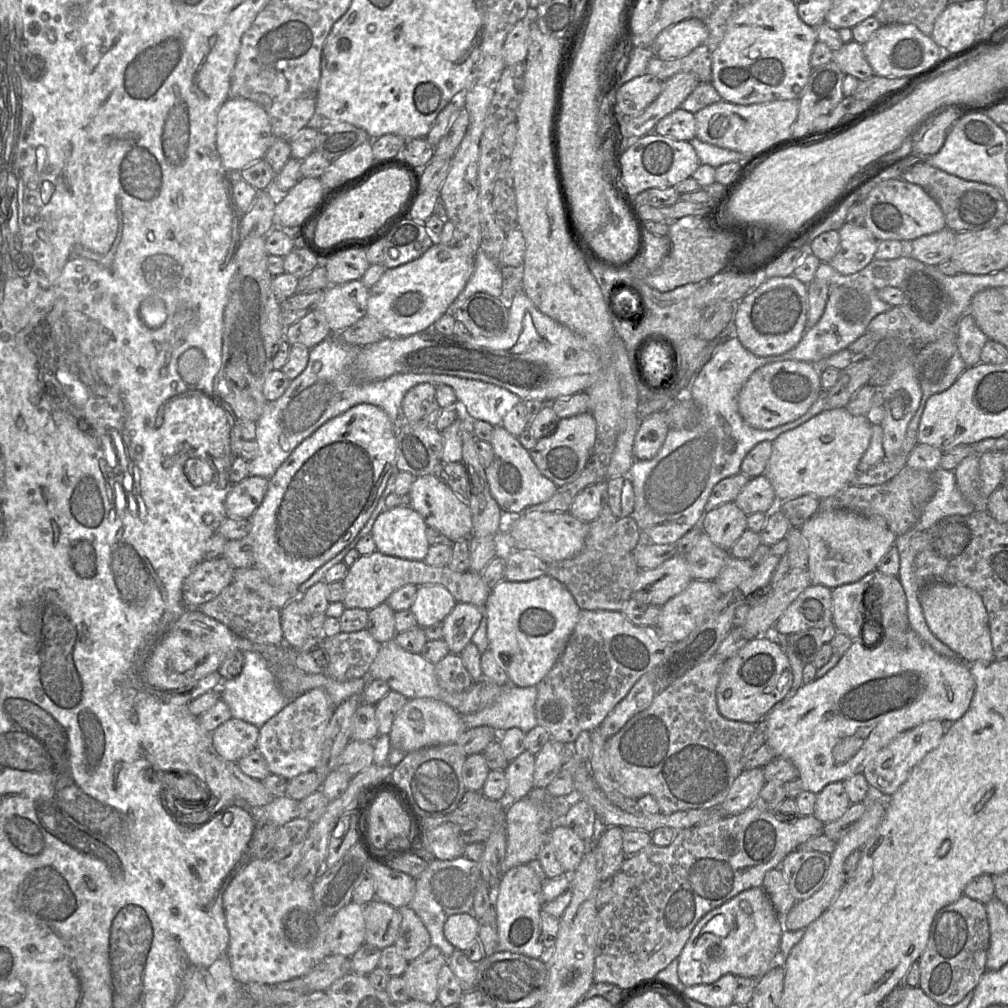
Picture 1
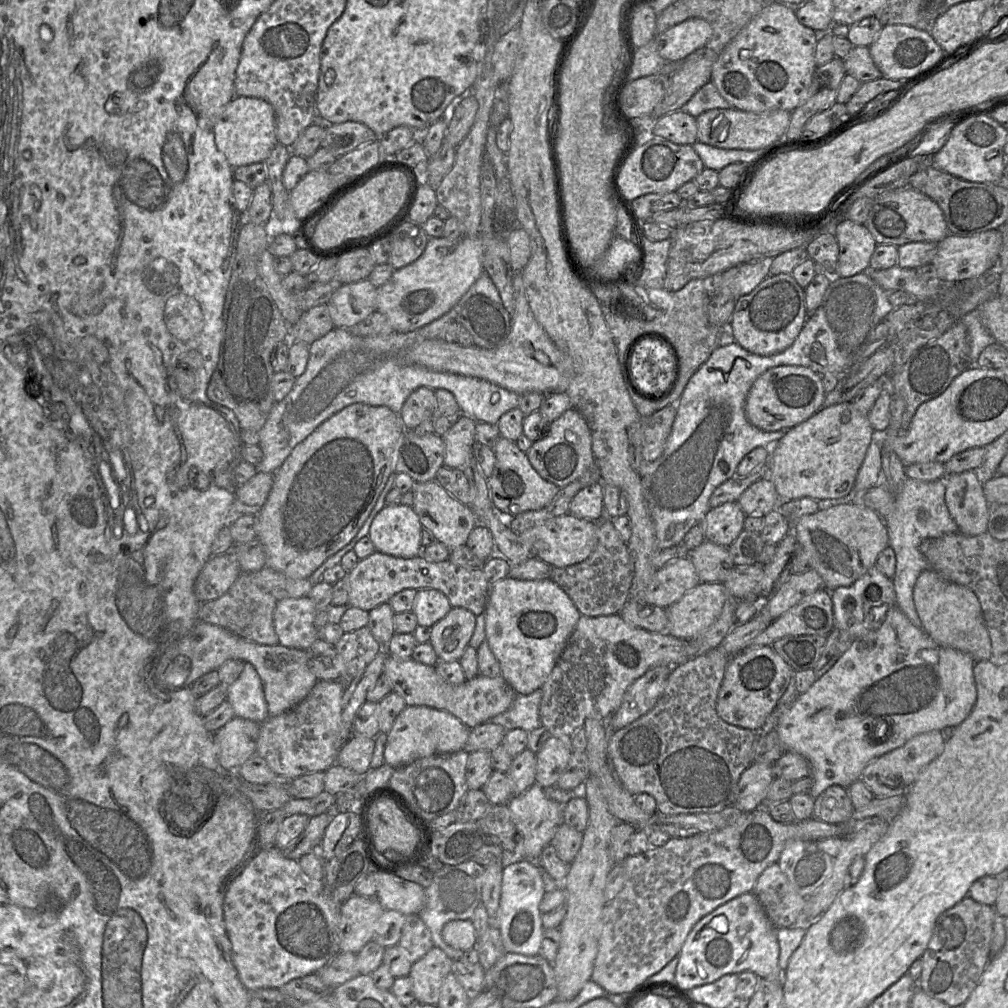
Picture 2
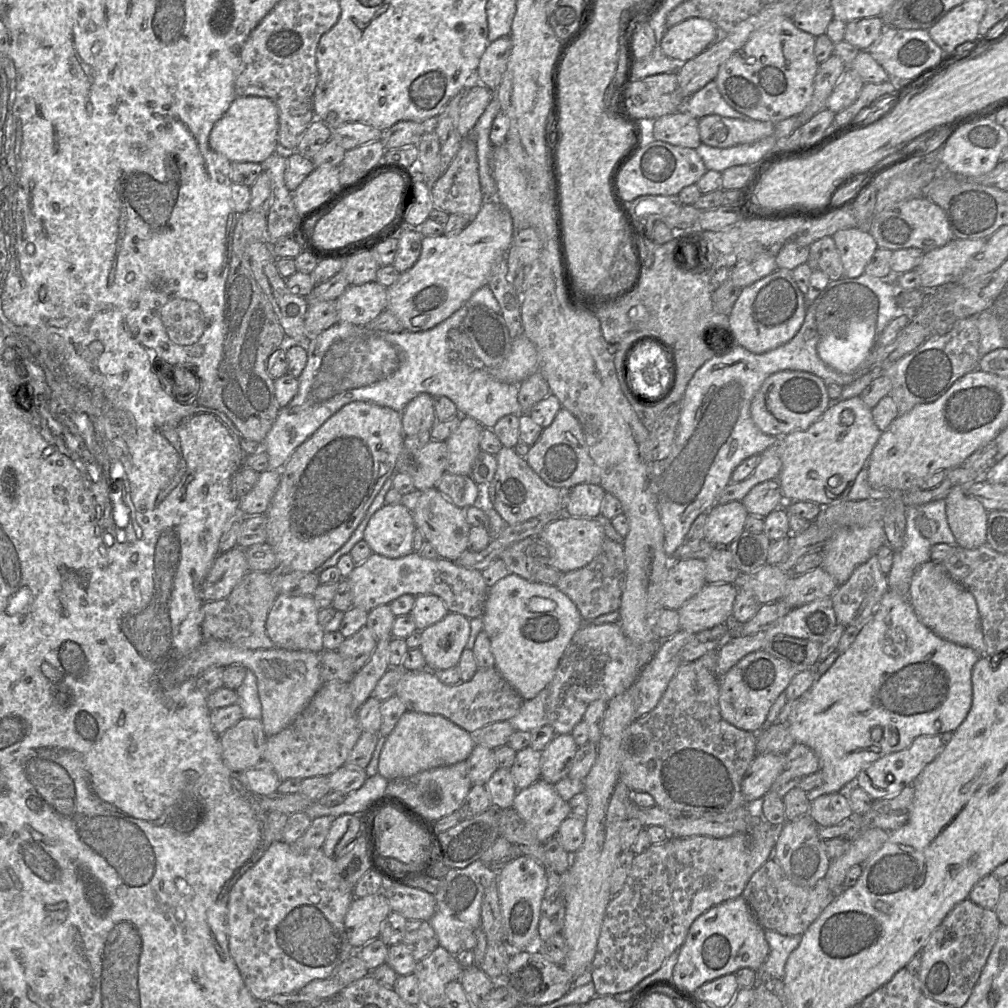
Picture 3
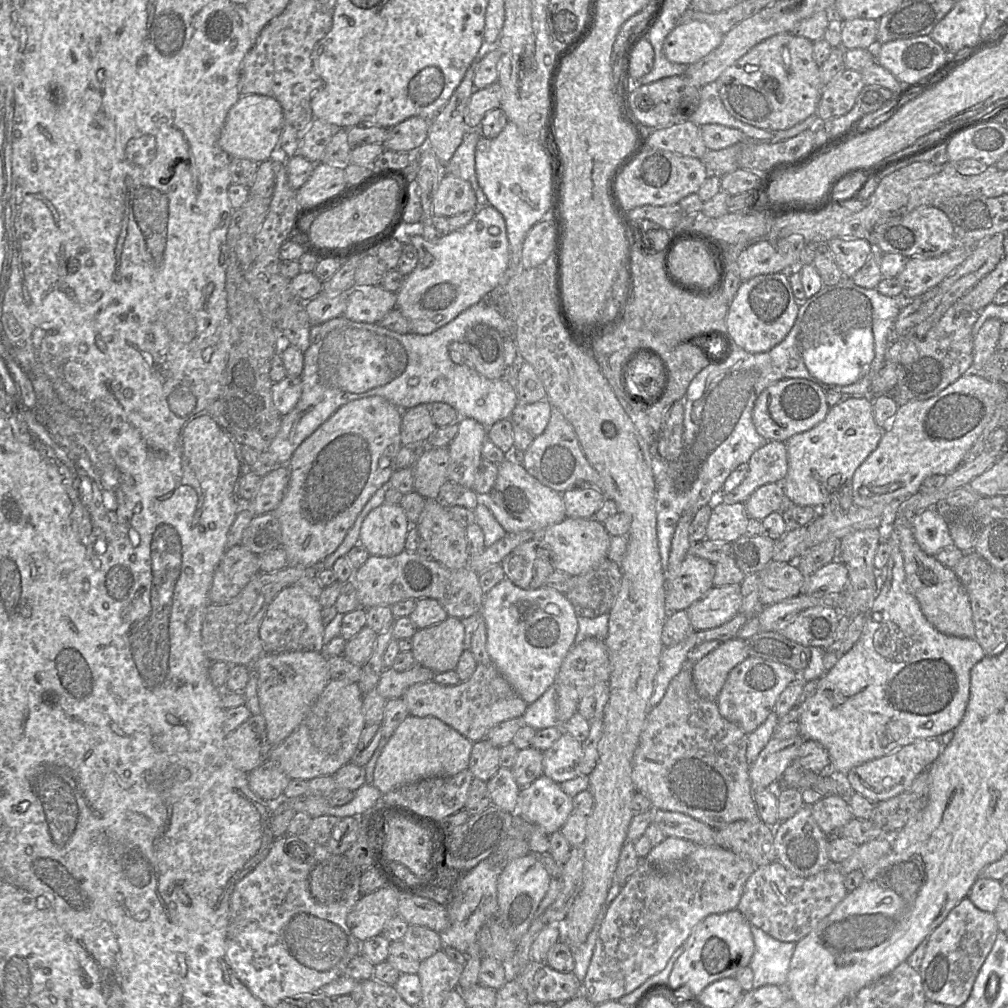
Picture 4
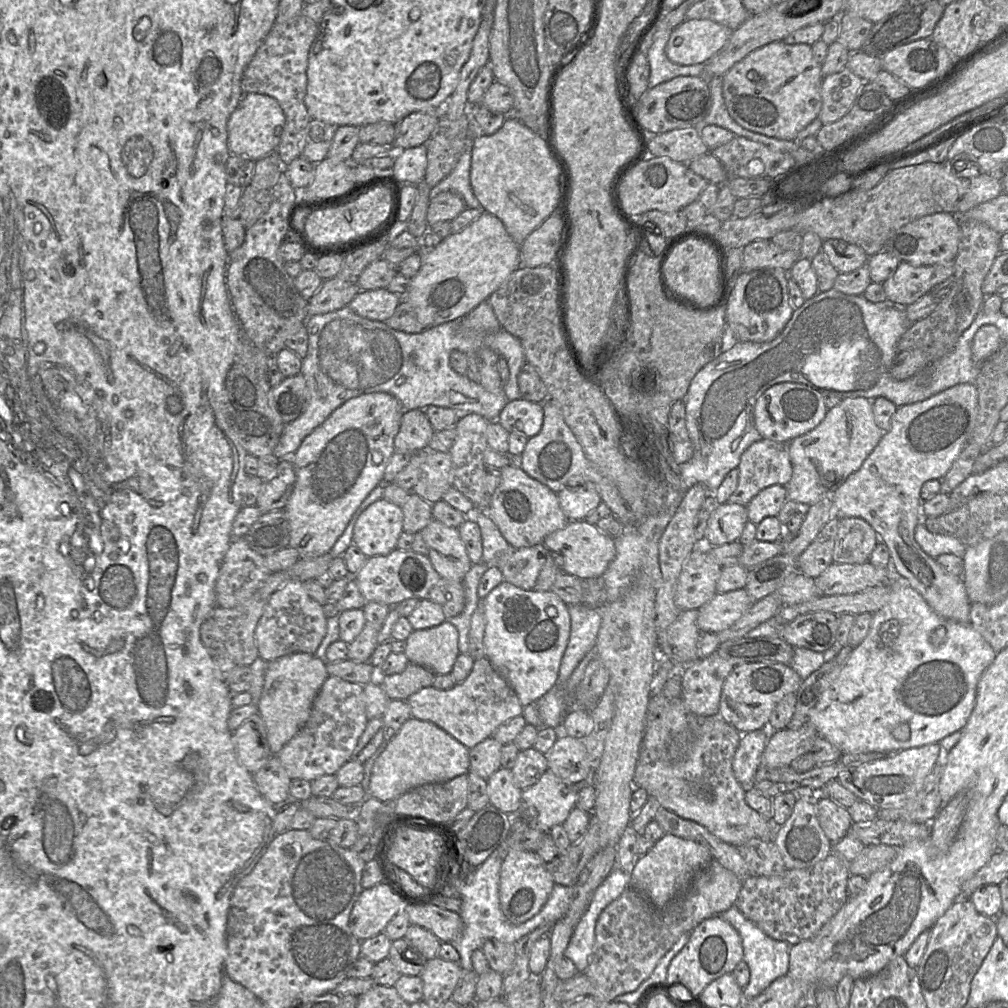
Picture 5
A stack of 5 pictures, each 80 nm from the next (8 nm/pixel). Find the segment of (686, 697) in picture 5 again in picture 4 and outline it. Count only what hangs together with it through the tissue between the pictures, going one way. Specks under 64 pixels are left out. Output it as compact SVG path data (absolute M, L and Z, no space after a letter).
M735 637L722 642L702 659L691 663L693 682L699 696L706 700L717 700L730 671L746 657L746 639Z

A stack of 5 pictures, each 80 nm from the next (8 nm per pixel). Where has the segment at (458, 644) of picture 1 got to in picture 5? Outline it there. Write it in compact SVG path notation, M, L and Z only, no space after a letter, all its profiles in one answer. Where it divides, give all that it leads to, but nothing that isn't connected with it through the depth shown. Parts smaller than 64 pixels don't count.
M449 621L433 628L414 630L406 639L404 654L410 664L426 667L435 675L450 674L460 654L458 635Z

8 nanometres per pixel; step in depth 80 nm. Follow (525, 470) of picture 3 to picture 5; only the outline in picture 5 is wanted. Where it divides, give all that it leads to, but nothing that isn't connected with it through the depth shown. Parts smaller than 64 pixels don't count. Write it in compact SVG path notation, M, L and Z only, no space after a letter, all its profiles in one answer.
M511 465L501 469L501 482L490 497L487 514L513 549L543 543L549 534L569 523L560 507L558 494L530 477L522 468Z

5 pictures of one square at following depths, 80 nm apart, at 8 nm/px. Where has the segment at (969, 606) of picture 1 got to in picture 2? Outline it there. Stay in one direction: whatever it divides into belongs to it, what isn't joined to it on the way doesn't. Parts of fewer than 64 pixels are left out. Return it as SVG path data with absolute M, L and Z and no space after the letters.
M928 567L916 580L913 600L923 630L936 643L967 653L976 661L989 660L992 655L989 633L979 599L971 589L948 580Z

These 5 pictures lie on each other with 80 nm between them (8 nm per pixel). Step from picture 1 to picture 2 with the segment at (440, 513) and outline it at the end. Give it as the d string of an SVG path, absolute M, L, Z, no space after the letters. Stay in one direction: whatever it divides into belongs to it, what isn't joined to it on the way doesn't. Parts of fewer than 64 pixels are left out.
M434 480L416 483L412 491L413 509L421 525L431 532L434 539L450 550L465 545L471 531L476 527L475 514L471 507L455 499Z

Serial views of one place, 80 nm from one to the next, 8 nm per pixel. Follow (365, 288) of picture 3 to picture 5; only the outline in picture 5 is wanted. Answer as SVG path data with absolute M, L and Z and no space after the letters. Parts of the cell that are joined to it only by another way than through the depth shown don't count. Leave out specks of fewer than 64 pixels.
M387 288L360 290L349 303L349 307L359 316L372 321L385 322L401 302L401 296Z

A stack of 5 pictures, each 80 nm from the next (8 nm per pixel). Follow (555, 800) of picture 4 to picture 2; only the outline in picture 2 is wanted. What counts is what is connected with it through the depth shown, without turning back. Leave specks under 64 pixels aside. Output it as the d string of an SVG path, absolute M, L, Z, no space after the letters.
M535 783L526 791L513 795L507 805L517 829L516 846L512 854L506 854L508 859L529 859L537 861L543 848L551 843L557 828L563 822L564 804L548 798L543 788Z

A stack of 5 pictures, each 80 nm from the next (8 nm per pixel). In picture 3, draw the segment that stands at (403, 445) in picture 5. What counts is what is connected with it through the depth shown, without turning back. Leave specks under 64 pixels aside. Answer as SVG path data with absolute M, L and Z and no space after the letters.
M427 393L419 394L407 404L401 416L406 437L431 430L437 422L433 397Z

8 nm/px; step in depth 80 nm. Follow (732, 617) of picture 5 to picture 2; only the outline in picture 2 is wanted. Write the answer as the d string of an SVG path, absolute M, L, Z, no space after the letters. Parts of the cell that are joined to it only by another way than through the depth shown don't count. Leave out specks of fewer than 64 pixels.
M700 582L681 599L666 608L668 633L689 639L712 625L730 595L720 582Z

